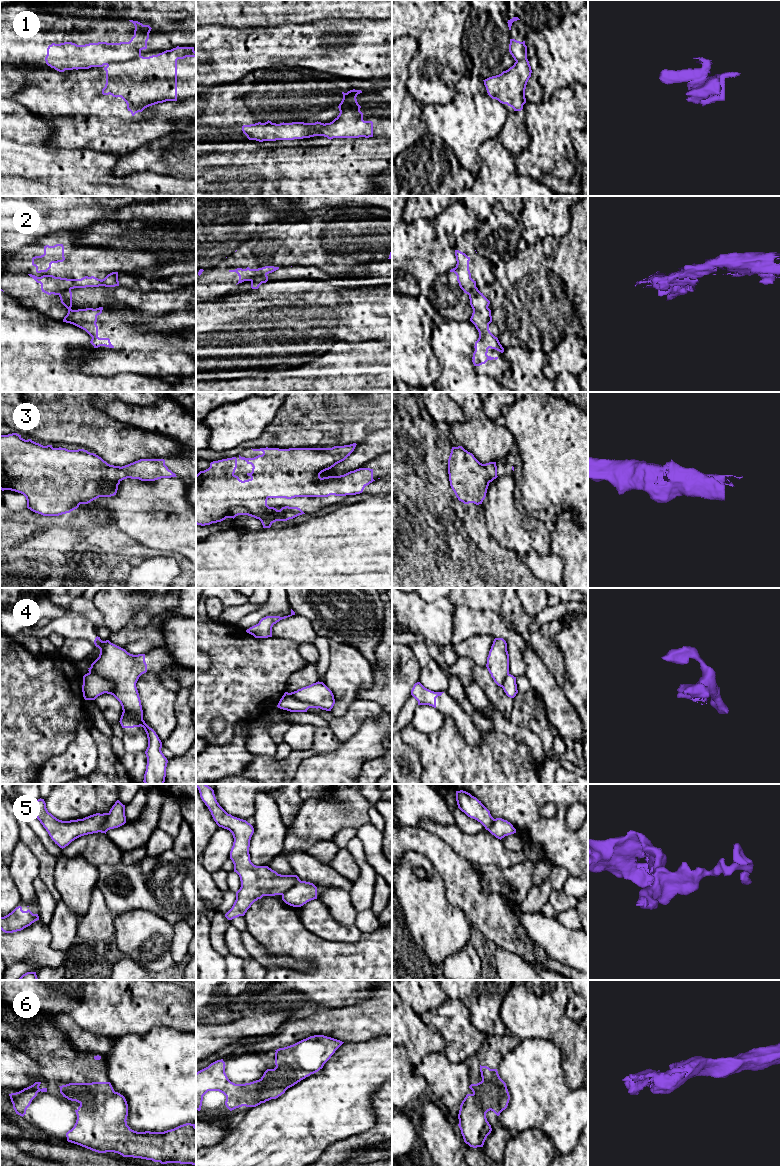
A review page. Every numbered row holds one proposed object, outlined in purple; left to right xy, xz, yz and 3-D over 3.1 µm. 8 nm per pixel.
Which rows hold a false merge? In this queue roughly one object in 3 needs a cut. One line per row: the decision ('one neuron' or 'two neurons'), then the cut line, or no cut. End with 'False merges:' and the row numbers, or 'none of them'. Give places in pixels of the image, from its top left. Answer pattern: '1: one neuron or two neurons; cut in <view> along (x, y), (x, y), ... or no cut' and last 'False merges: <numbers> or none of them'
1: two neurons; cut in xy along (140, 55), (125, 61), (114, 61), (106, 64)
2: two neurons; cut in xz along (266, 273), (257, 275), (249, 280)
3: one neuron; no cut
4: one neuron; no cut
5: two neurons; cut in xy along (108, 813), (107, 820), (99, 831)
6: one neuron; no cut
False merges: 1, 2, 5

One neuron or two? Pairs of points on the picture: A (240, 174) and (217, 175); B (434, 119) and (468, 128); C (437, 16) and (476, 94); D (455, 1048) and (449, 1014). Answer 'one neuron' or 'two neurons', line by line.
A: two neurons
B: one neuron
C: two neurons
D: one neuron

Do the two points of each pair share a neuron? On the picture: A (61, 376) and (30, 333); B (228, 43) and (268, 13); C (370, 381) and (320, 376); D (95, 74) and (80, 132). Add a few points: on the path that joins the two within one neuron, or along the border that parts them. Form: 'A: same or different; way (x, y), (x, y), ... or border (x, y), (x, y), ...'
A: same; way (51, 367), (30, 345)
B: different; border (225, 25), (239, 28), (271, 27)
C: same; way (358, 381), (332, 381)
D: same; way (116, 97), (125, 120), (103, 132)

